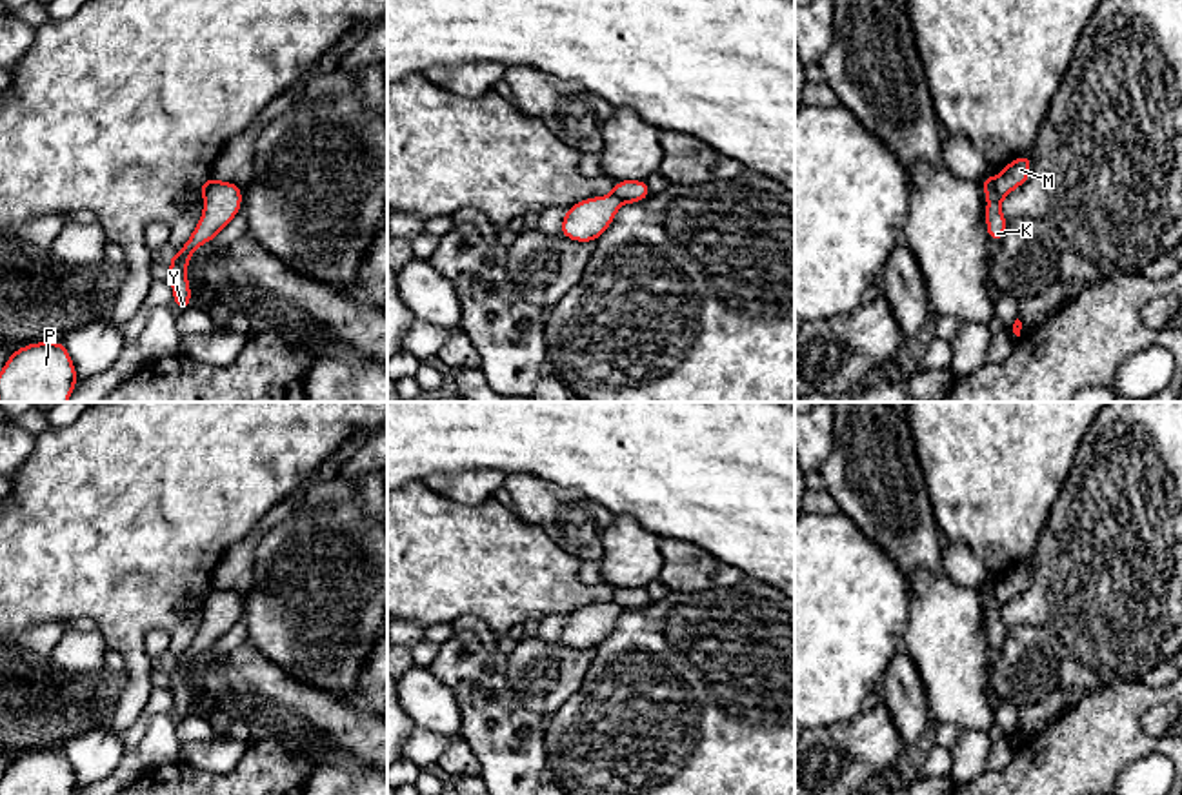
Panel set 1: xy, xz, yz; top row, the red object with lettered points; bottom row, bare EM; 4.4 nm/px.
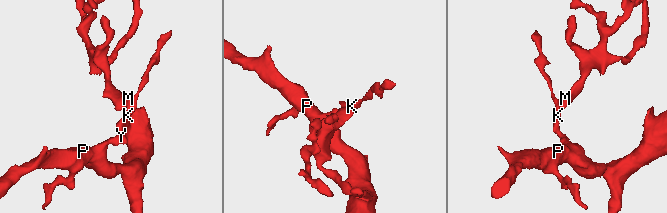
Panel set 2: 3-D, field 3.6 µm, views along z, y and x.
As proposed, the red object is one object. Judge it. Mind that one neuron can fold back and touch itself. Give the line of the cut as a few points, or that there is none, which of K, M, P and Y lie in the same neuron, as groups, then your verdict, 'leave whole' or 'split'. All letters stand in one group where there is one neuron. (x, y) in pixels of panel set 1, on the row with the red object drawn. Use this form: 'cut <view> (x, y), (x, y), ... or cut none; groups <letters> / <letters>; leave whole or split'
cut yz (993, 179), (1001, 201); groups K P Y / M; split

